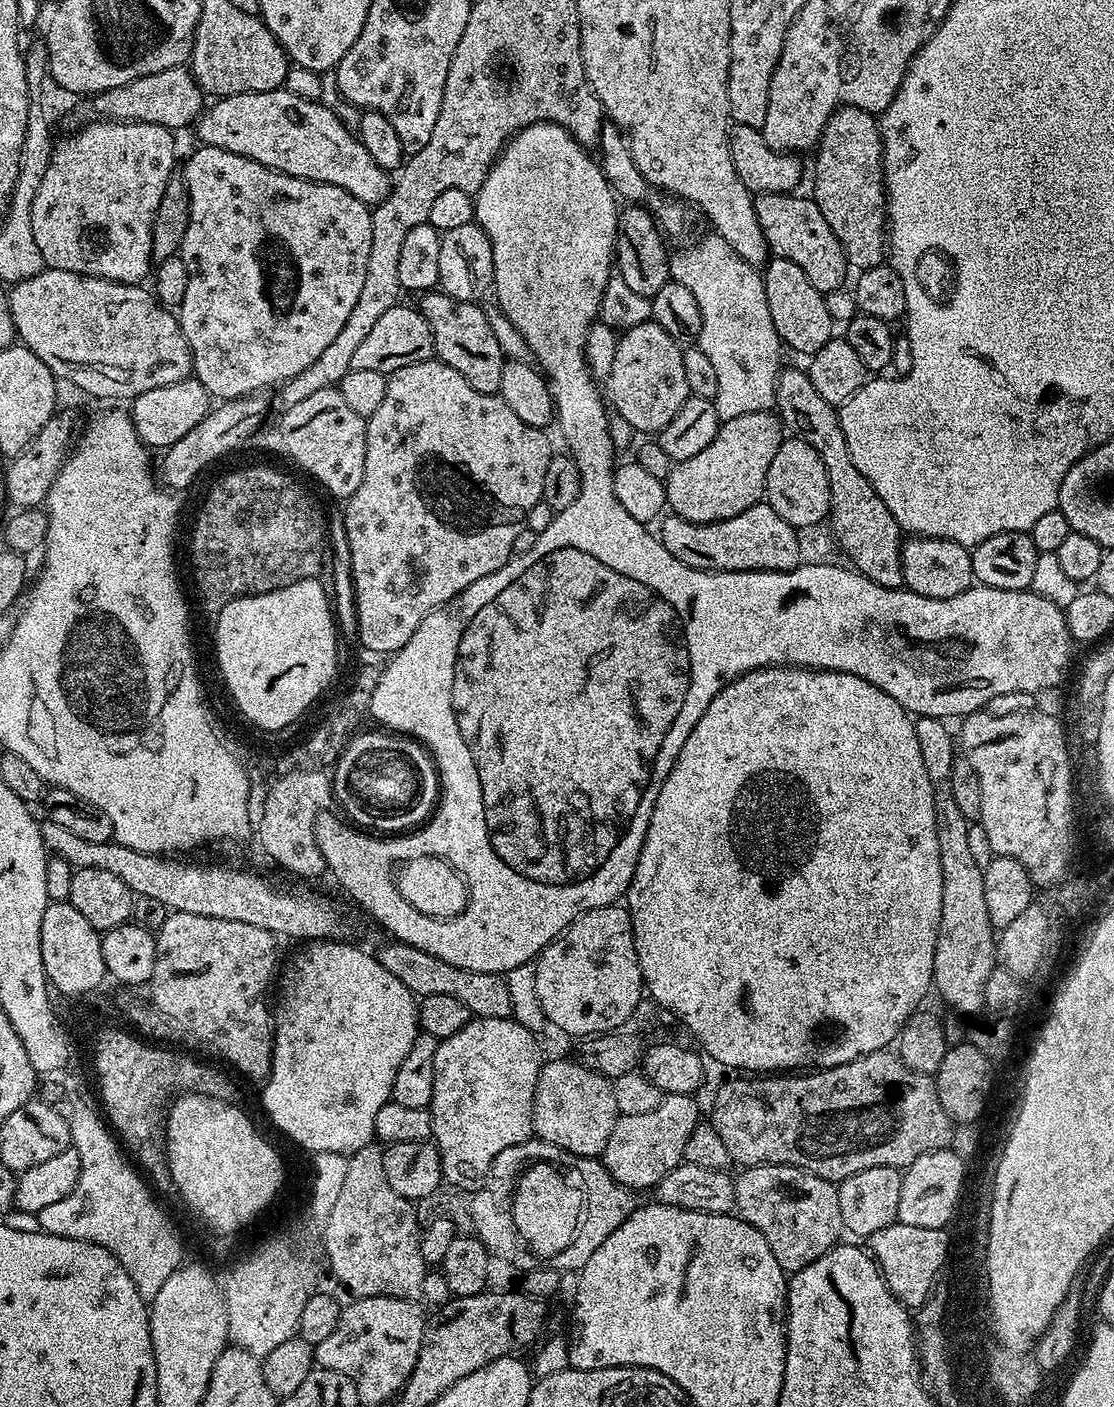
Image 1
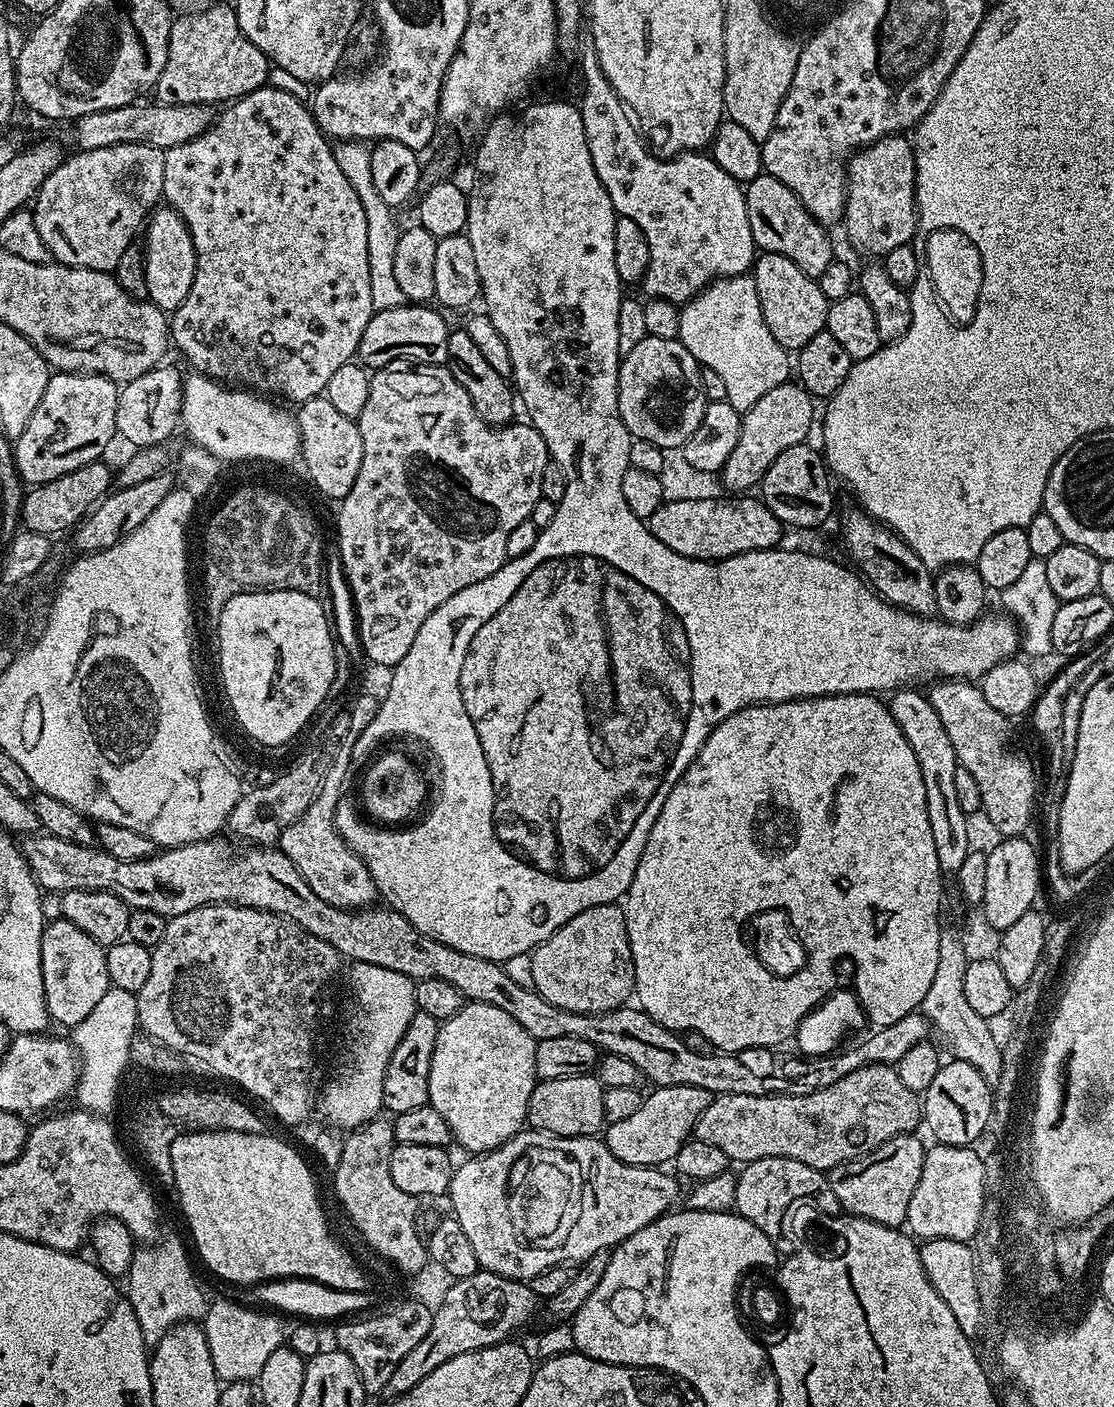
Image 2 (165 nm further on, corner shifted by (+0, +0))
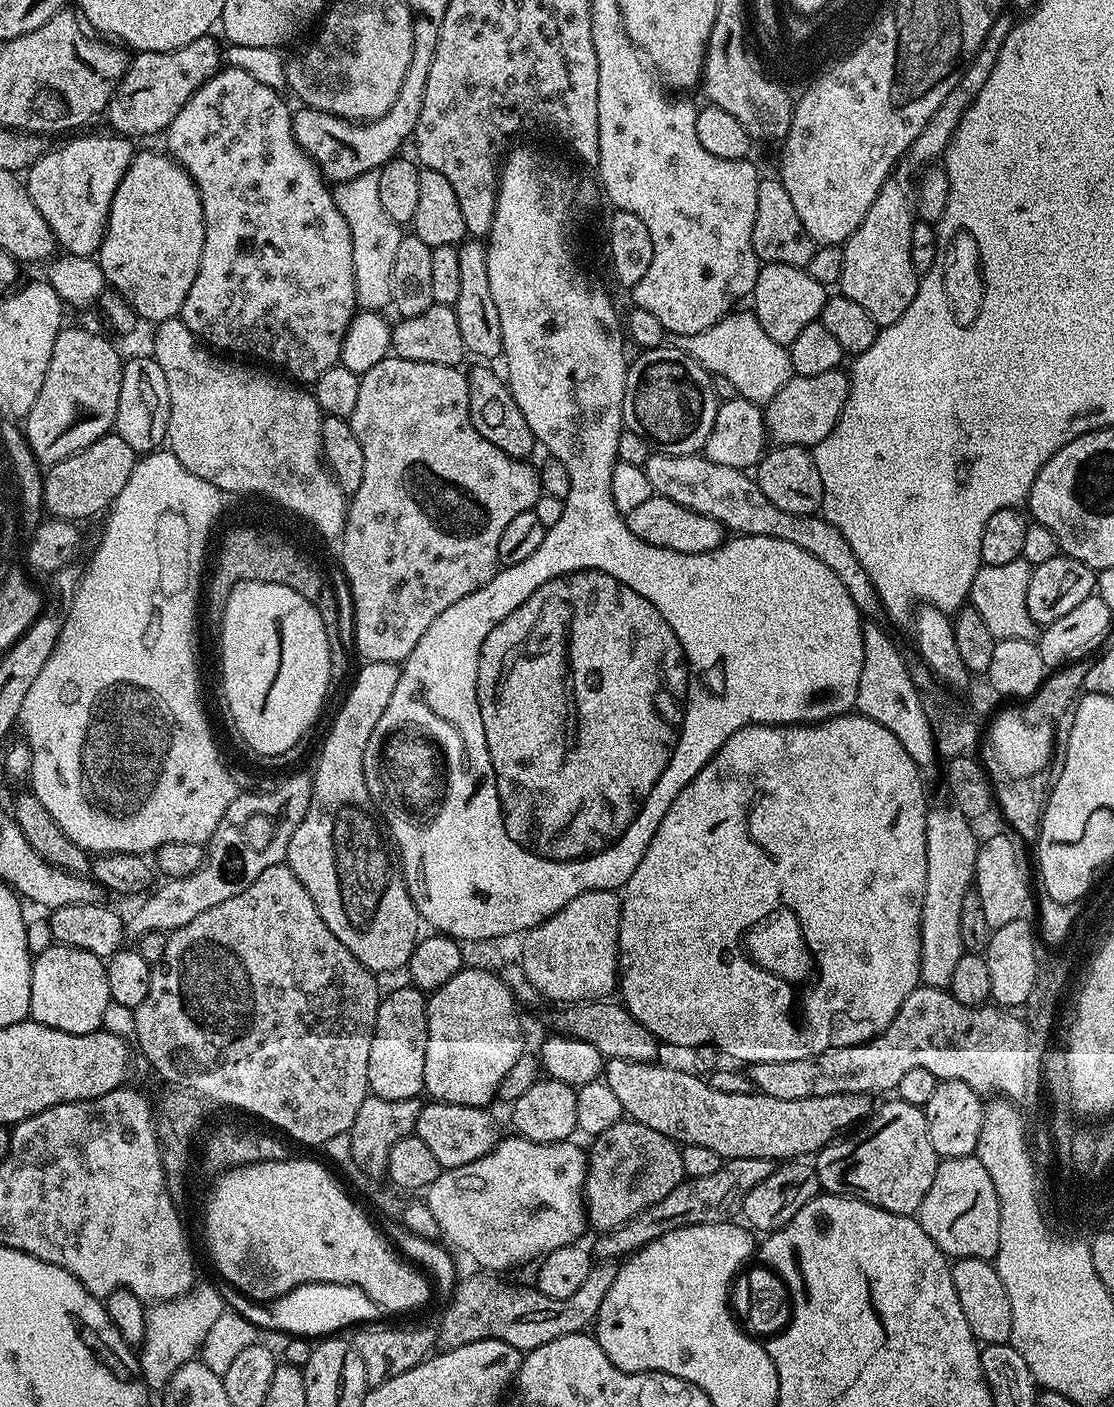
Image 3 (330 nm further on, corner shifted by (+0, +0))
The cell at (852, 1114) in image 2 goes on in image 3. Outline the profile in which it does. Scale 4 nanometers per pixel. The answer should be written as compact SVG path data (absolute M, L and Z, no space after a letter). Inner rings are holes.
M612 1058L604 1065L602 1079L610 1086L610 1090L614 1090L618 1102L622 1102L622 1110L627 1119L636 1120L642 1126L650 1126L650 1130L658 1130L658 1134L666 1134L666 1138L681 1145L710 1146L710 1150L714 1150L714 1154L724 1160L766 1158L777 1162L792 1162L797 1158L808 1158L832 1141L841 1139L849 1130L855 1129L870 1112L867 1095L834 1094L787 1100L763 1096L755 1090L746 1094L722 1094L722 1090L711 1088L703 1075L695 1076L692 1072L667 1068L660 1063L647 1064Z

